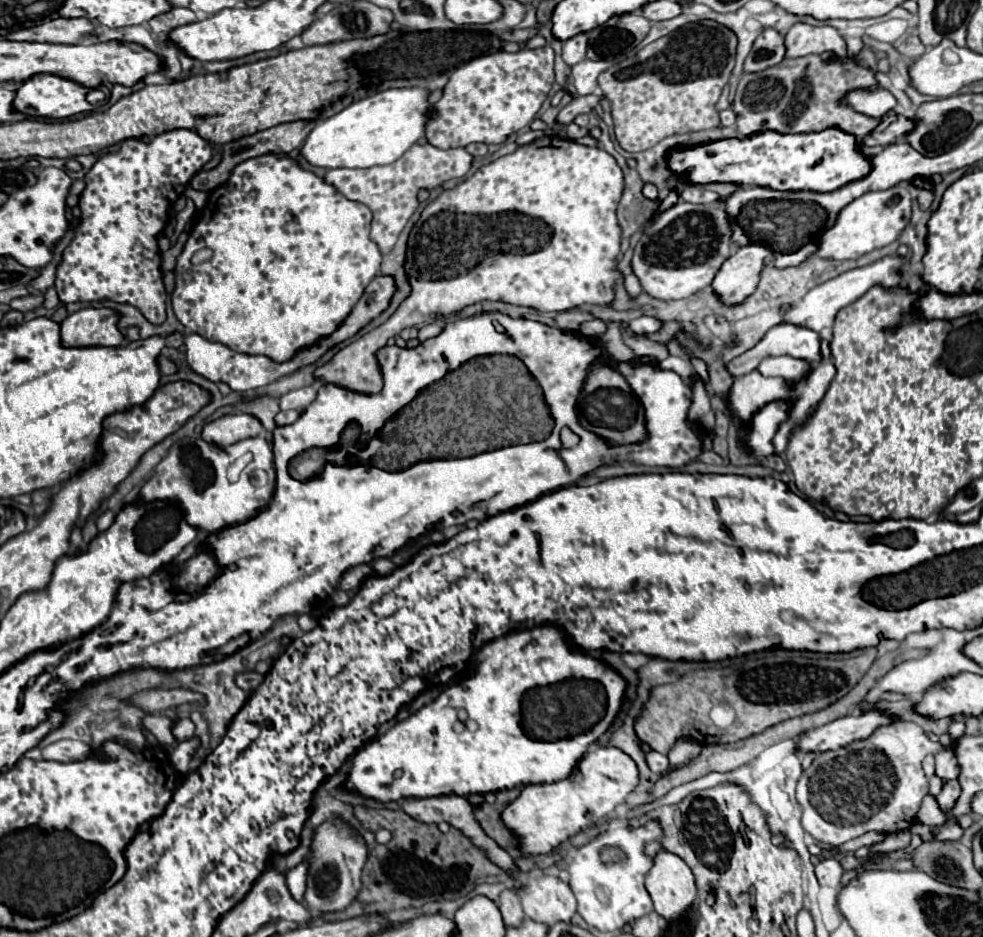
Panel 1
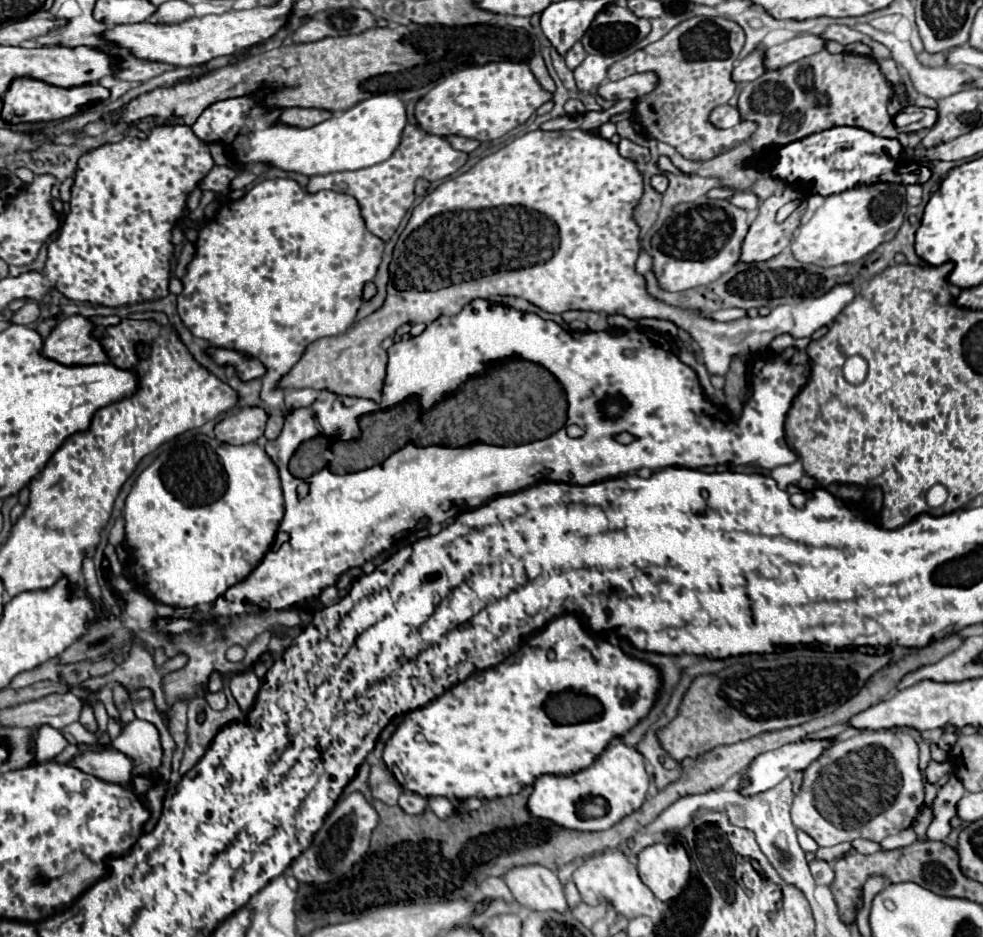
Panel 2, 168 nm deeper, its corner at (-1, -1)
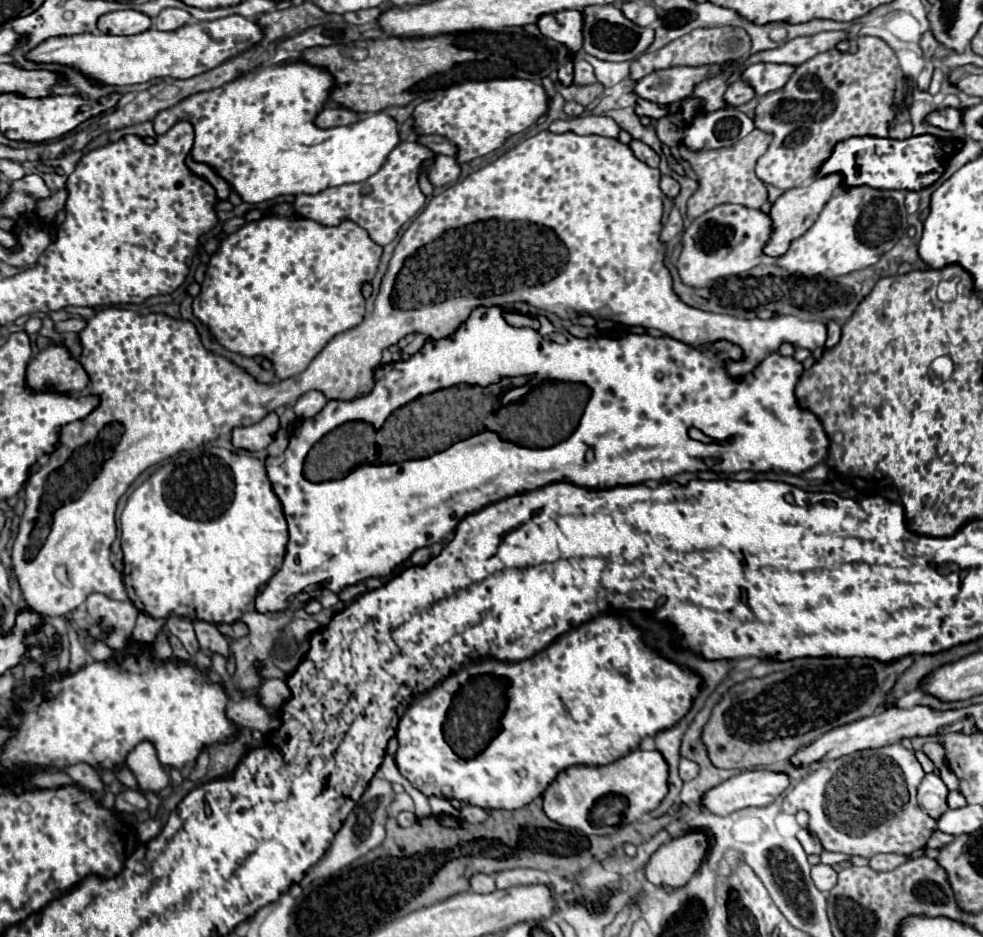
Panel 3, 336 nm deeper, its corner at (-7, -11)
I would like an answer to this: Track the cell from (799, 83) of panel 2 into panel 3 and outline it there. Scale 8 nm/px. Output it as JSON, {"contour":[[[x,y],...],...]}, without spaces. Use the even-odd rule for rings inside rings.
{"contour":[[[859,38],[859,50],[855,54],[841,54],[837,50],[827,50],[815,58],[803,62],[795,68],[789,82],[775,92],[759,98],[755,108],[755,128],[773,136],[767,152],[757,160],[757,176],[765,184],[789,190],[807,184],[815,178],[821,162],[825,162],[833,146],[851,136],[879,136],[885,138],[889,124],[895,120],[901,104],[905,100],[903,90],[903,70],[895,52],[879,38]]]}

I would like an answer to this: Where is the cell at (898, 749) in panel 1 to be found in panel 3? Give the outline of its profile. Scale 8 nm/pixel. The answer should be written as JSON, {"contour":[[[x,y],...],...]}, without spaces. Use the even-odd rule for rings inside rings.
{"contour":[[[899,742],[875,750],[859,750],[855,754],[823,762],[785,796],[783,806],[793,806],[791,814],[797,810],[807,810],[809,832],[815,834],[829,852],[843,852],[865,858],[871,858],[879,852],[911,854],[927,844],[933,828],[937,826],[937,822],[917,806],[915,794],[923,776],[925,772],[915,754],[903,748]]]}

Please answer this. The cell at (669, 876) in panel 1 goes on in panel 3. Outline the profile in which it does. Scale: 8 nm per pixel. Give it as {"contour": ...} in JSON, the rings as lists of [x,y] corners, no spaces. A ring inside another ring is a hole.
{"contour":[[[687,832],[663,844],[645,864],[645,876],[655,886],[681,888],[697,872],[709,848],[703,832]]]}

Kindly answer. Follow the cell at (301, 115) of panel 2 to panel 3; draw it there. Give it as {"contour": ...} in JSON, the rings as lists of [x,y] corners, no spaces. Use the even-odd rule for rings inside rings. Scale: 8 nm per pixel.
{"contour":[[[325,106],[317,116],[315,116],[315,126],[319,128],[333,128],[333,126],[347,126],[359,120],[359,114],[345,110],[341,106]]]}

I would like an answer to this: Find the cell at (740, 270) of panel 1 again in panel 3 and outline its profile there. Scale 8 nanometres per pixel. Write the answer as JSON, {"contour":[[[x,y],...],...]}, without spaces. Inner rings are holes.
{"contour":[[[829,174],[829,176],[823,176],[823,178],[815,178],[809,186],[797,186],[797,188],[791,188],[791,190],[785,190],[777,202],[771,206],[771,212],[769,212],[769,218],[773,222],[773,232],[771,232],[771,238],[769,242],[763,246],[763,254],[765,256],[771,256],[771,258],[779,258],[781,254],[785,254],[789,250],[789,244],[803,236],[811,224],[817,220],[821,208],[827,204],[827,200],[831,198],[831,192],[841,184],[841,176],[839,174]]]}

